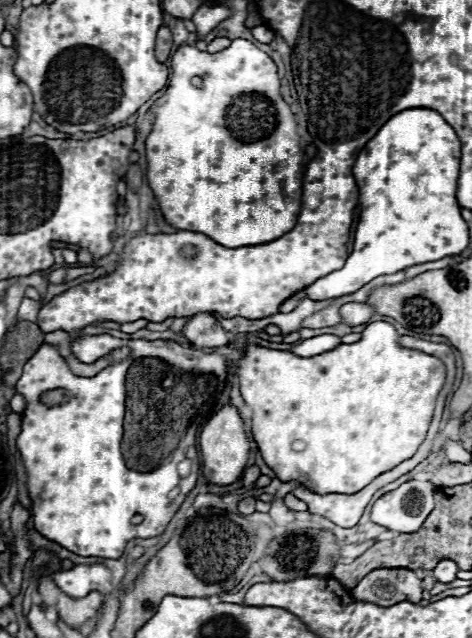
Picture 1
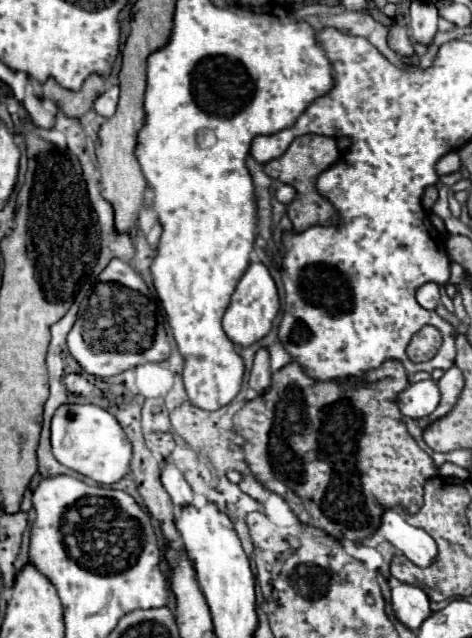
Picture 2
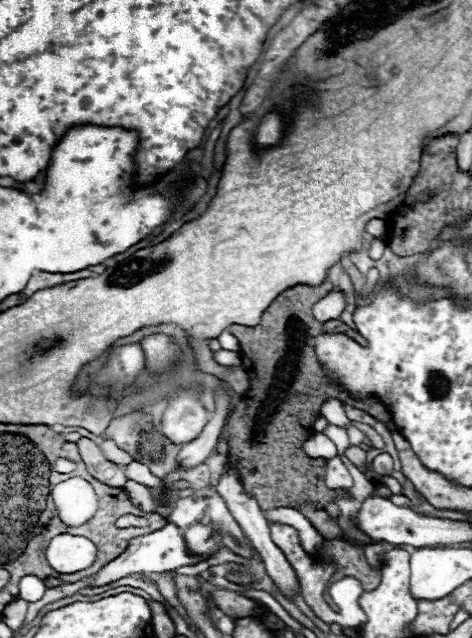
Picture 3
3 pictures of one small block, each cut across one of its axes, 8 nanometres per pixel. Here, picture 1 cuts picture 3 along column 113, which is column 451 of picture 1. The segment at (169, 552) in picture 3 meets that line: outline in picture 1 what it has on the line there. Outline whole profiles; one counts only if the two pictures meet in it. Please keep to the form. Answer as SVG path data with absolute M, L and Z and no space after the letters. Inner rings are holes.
M442 560L434 570L432 570L432 576L436 578L436 582L442 582L442 584L448 584L456 578L456 564L452 560Z

